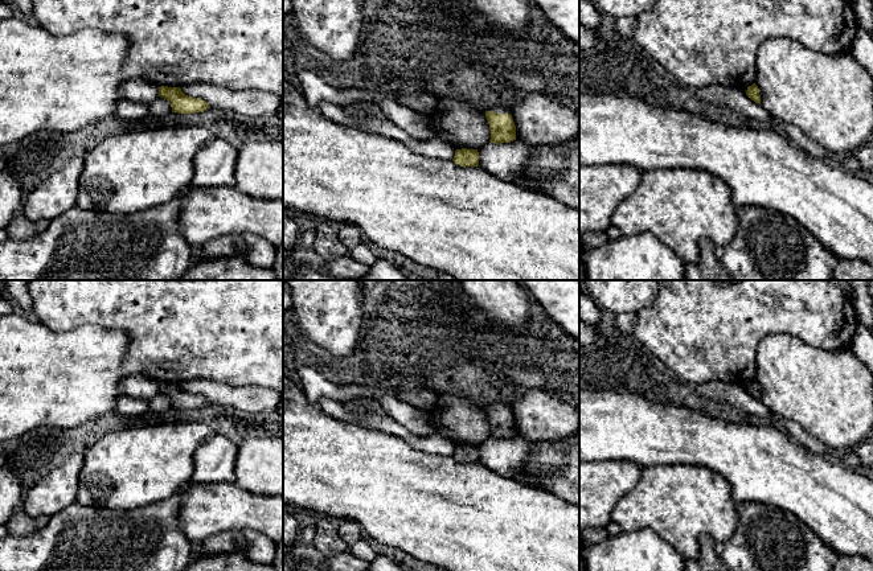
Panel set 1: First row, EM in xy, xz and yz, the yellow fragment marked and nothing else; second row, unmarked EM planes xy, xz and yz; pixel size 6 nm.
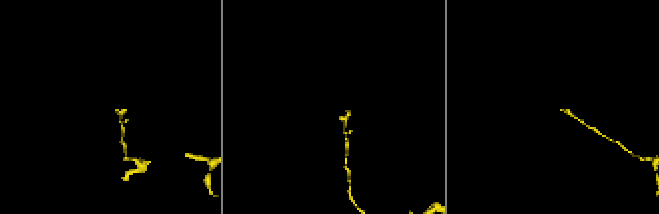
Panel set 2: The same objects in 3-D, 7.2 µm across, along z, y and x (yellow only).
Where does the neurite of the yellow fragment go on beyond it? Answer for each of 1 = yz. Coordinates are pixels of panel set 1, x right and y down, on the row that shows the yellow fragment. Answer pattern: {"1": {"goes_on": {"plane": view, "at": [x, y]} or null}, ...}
{"1": {"goes_on": null}}

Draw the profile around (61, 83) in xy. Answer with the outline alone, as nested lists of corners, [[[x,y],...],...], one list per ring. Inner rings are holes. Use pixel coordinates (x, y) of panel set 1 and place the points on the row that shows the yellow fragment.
[[[24,17],[0,20],[0,147],[16,143],[38,131],[77,132],[115,115],[123,98],[119,86],[127,81],[122,66],[130,41],[119,33],[85,28],[74,34],[56,36]]]

